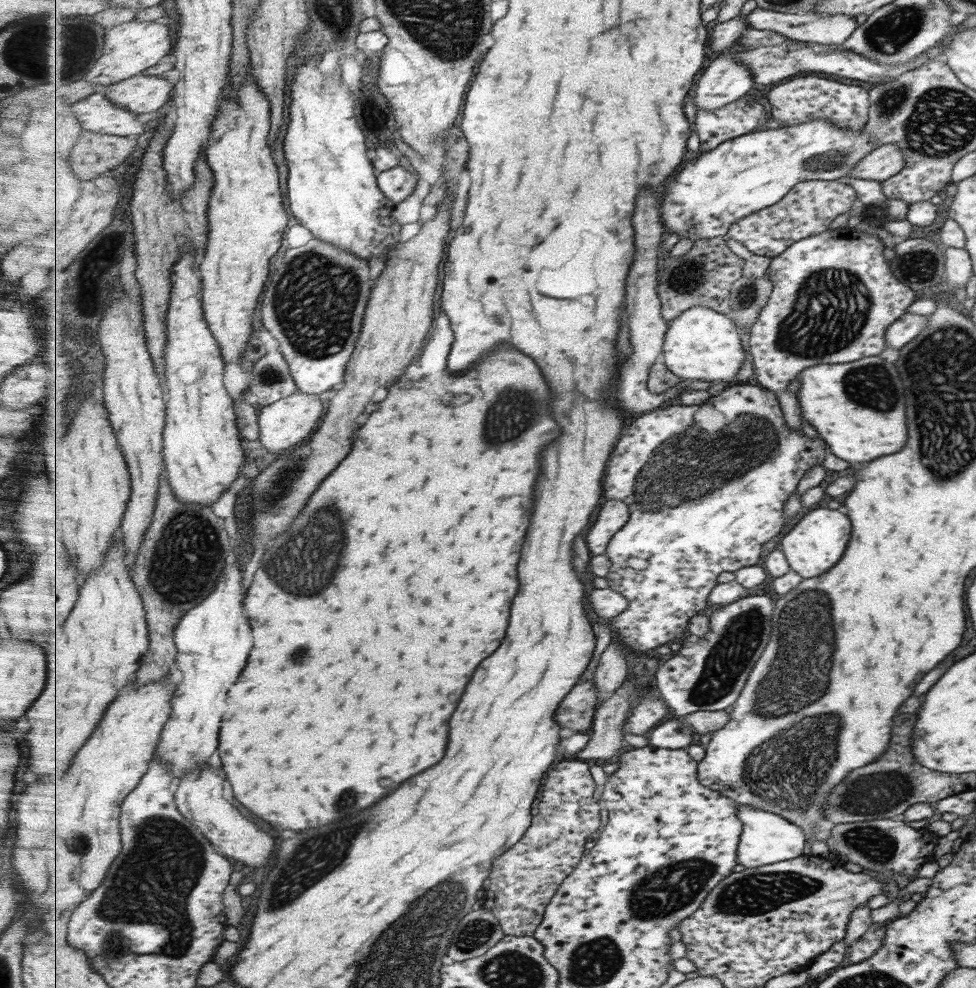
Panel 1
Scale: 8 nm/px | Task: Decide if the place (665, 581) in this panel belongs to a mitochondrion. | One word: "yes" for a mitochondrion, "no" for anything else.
no

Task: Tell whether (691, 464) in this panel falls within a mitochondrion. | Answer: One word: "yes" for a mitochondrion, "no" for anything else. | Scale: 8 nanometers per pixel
yes

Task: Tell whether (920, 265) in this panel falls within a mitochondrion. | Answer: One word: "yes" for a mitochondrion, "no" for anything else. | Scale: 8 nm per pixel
yes

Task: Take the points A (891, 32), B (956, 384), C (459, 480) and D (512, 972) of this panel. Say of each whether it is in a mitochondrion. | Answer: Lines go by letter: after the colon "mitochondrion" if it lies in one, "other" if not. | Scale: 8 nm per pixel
A: mitochondrion
B: mitochondrion
C: other
D: mitochondrion

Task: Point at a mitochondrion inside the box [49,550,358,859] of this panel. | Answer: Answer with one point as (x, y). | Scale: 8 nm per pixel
(79, 842)

